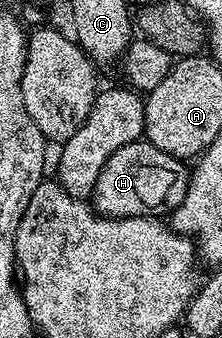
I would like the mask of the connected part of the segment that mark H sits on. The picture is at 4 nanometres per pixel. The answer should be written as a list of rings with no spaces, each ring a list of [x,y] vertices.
[[[142,138],[127,142],[127,146],[119,146],[119,150],[115,150],[107,158],[107,164],[99,170],[91,203],[100,216],[171,214],[176,210],[183,194],[187,194],[189,173],[186,161],[171,154],[163,154],[159,146],[151,146],[148,140]]]

